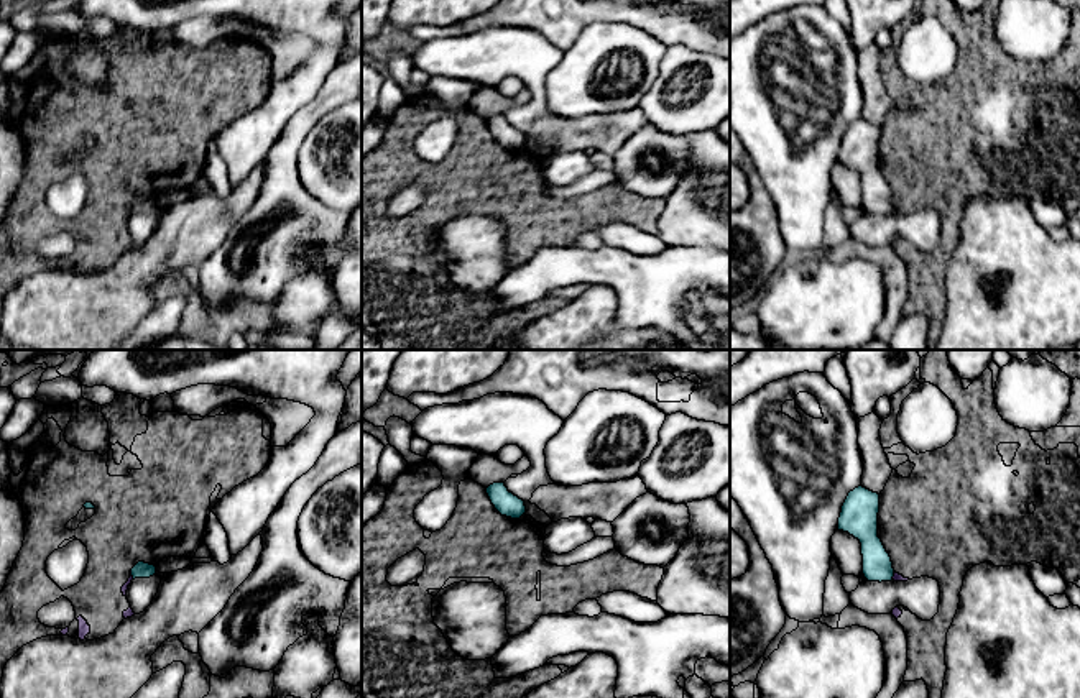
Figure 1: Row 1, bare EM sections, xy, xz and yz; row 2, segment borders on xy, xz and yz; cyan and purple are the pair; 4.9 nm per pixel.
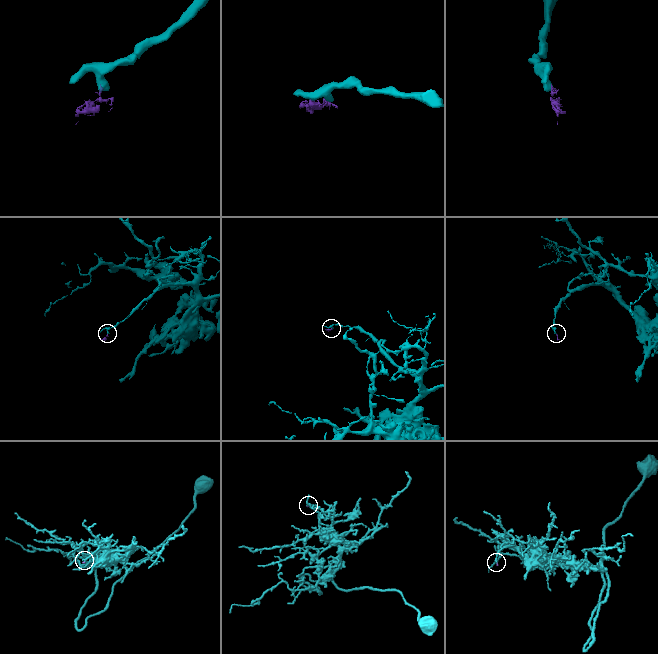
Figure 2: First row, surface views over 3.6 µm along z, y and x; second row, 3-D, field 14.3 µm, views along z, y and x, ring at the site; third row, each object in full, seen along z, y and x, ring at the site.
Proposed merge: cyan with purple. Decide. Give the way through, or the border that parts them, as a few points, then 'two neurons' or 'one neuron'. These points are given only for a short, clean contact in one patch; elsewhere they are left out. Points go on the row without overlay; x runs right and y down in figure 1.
border along xy (130, 202), (133, 211); two neurons

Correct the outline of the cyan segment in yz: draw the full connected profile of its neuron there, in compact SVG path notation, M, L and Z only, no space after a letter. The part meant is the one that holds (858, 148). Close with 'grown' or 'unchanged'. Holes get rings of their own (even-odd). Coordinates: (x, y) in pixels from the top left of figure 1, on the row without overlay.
M863 118L848 125L838 149L838 163L848 164L861 176L863 207L868 214L891 214L894 200L878 169L879 126Z | unchanged

